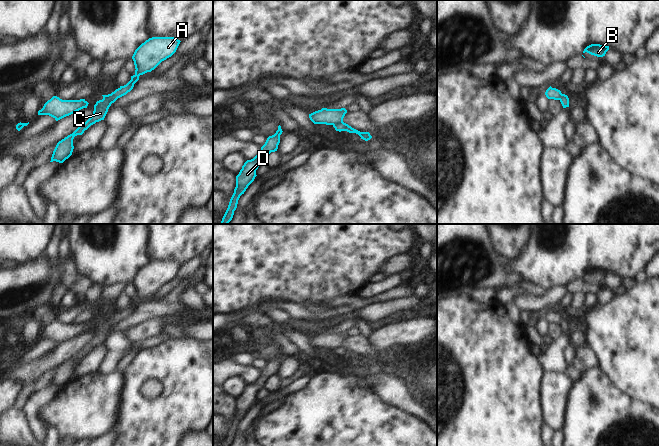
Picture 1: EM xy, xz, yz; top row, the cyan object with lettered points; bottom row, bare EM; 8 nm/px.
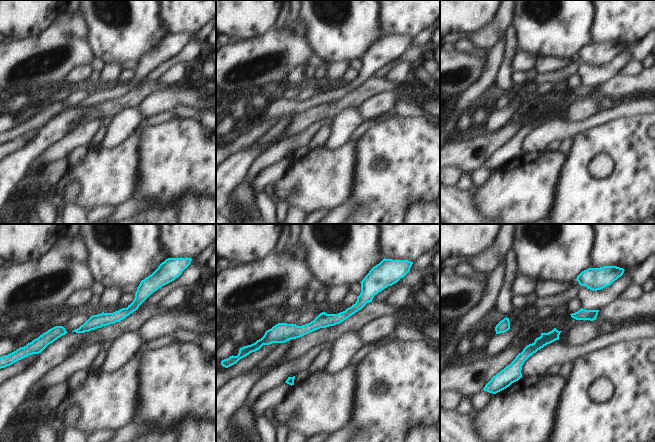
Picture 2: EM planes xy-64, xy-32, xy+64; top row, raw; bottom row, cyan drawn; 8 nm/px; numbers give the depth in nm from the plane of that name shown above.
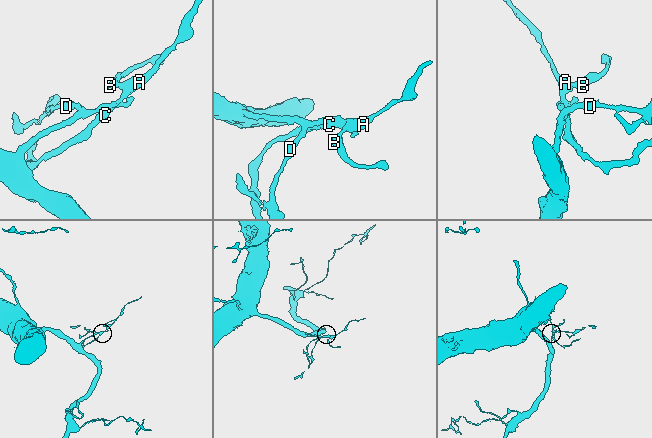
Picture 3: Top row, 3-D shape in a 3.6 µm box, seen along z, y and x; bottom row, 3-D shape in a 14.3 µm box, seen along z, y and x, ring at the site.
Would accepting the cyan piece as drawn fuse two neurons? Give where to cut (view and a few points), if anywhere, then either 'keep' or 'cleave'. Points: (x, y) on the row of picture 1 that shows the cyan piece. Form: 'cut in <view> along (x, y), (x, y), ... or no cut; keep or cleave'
cut in xz along (342, 121), (333, 125); cleave

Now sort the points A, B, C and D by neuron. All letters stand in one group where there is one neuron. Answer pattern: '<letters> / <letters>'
A B D / C

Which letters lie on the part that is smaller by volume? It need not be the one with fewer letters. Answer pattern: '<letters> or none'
C

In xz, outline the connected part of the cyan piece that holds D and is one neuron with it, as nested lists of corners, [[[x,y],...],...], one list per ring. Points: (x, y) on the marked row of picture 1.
[[[279,125],[276,133],[267,138],[265,144],[261,147],[260,152],[253,159],[247,160],[244,163],[239,174],[236,176],[236,187],[234,189],[234,193],[230,199],[222,221],[219,224],[228,224],[232,220],[240,196],[244,194],[248,186],[257,176],[256,170],[261,164],[264,163],[268,154],[277,151],[282,132],[281,126]]]

